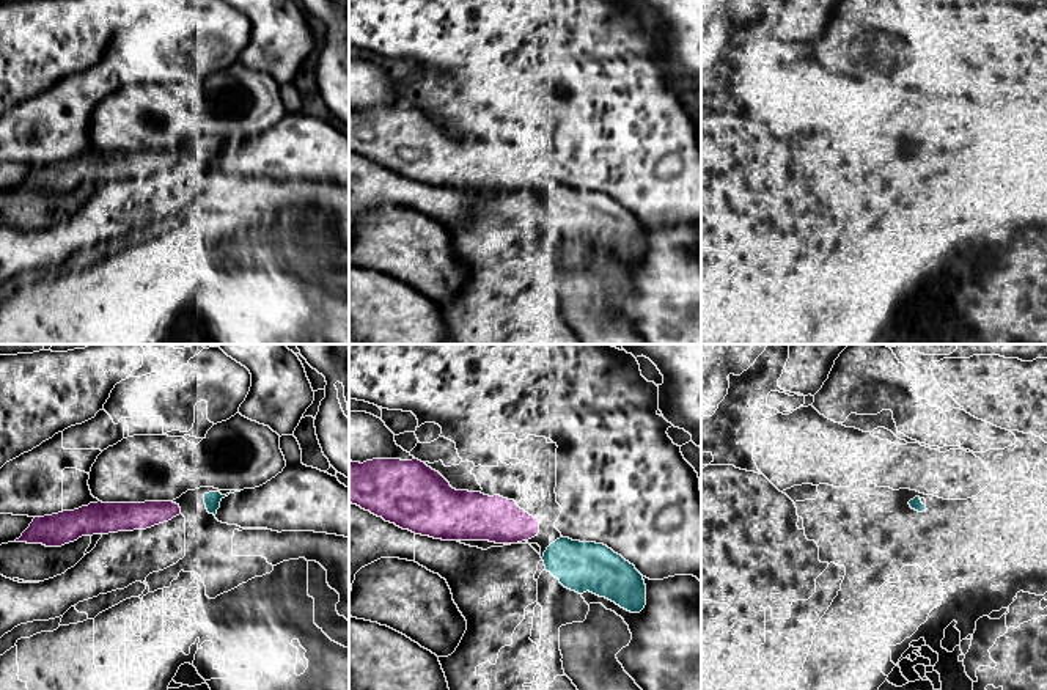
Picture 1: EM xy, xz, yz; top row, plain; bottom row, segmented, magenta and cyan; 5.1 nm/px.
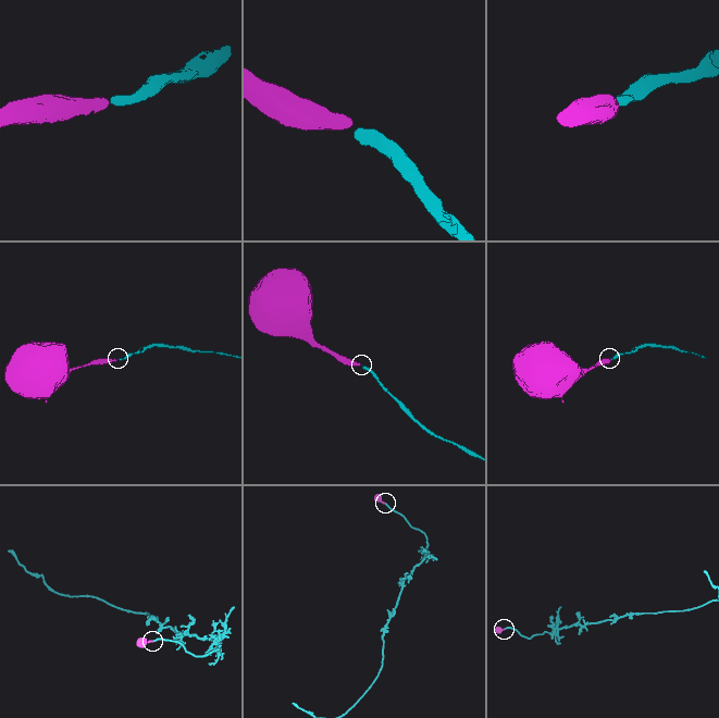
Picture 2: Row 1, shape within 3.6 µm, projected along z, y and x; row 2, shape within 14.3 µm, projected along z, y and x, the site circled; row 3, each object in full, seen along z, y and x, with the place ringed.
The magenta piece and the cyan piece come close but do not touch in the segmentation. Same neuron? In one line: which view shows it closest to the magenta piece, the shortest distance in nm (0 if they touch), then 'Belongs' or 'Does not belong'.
Closest in xz. Distance 90 nm. Belongs

